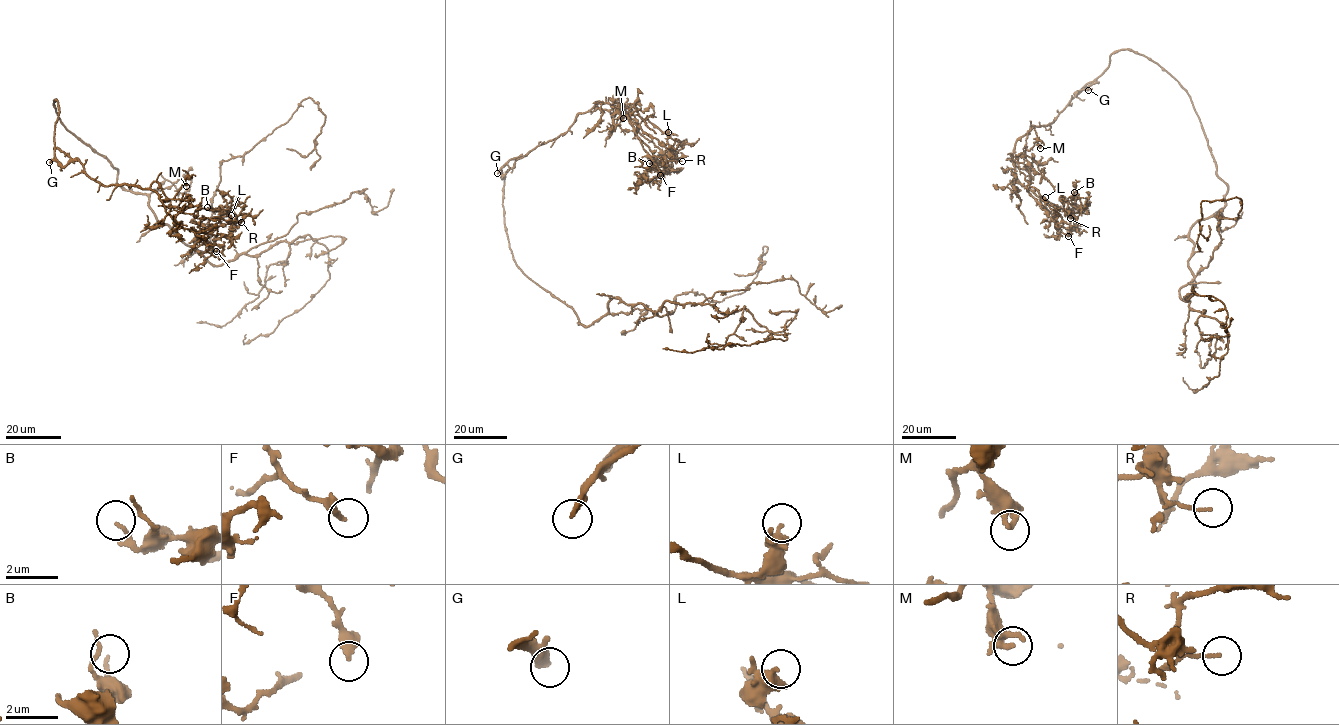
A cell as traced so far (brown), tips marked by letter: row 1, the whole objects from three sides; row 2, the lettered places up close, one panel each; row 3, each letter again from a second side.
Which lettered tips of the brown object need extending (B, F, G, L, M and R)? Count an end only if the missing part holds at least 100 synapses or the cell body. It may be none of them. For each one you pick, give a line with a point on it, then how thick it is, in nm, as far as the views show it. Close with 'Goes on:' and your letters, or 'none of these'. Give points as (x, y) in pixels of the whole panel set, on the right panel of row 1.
G: Place: (1088, 90). Thickness 280 nm
Goes on: G

